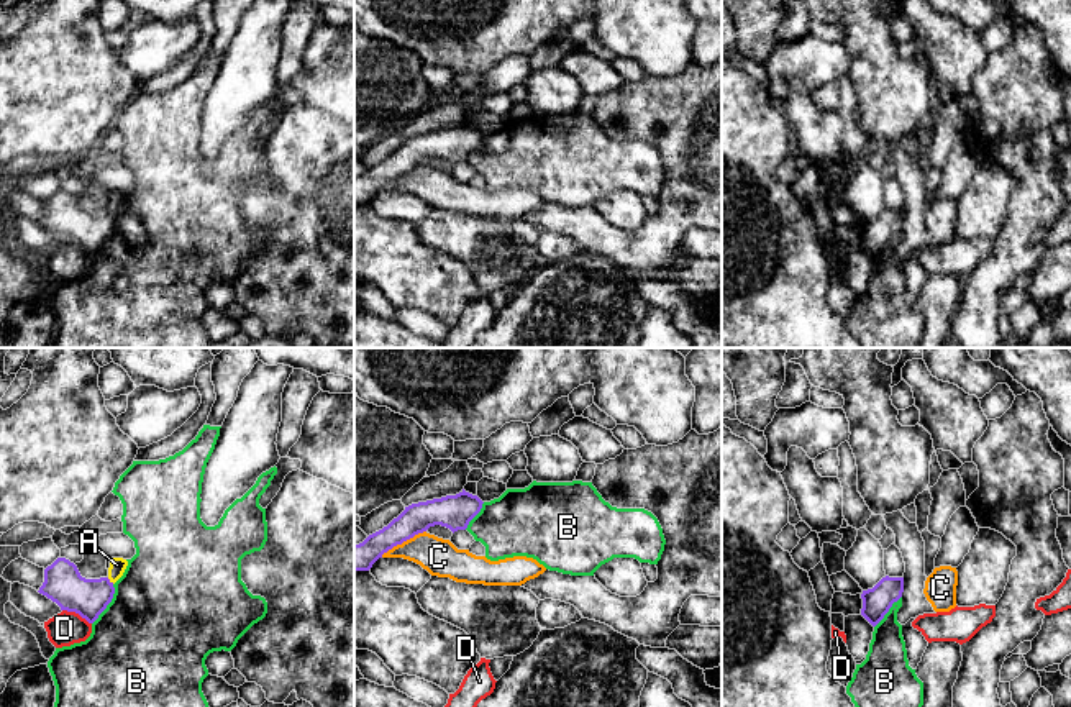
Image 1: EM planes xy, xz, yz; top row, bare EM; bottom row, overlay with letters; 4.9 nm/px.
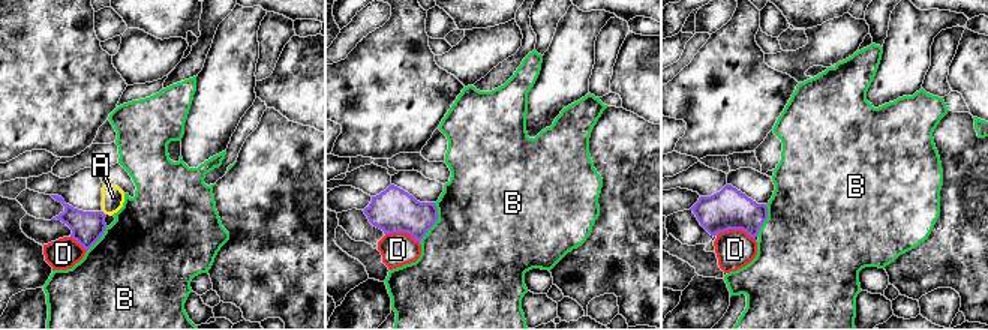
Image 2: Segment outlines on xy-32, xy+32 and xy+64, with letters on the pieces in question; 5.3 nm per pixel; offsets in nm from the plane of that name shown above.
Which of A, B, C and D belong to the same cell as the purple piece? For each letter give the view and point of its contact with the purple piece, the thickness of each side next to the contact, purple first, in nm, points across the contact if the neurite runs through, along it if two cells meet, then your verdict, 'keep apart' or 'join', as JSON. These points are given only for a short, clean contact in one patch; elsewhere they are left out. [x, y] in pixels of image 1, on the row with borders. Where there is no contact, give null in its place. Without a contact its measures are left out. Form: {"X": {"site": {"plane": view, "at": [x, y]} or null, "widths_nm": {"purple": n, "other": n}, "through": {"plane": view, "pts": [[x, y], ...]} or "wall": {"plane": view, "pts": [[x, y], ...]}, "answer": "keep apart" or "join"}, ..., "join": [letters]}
{"A": {"site": {"plane": "xy", "at": [109, 579]}, "widths_nm": {"purple": 190, "other": 80}, "through": {"plane": "xy", "pts": [[63, 583], [102, 586], [109, 579], [117, 565]]}, "answer": "join"}, "B": {"site": {"plane": "xy", "at": [109, 602]}, "widths_nm": {"purple": 190, "other": 500}, "answer": "keep apart"}, "C": {"site": {"plane": "xz", "at": [402, 542]}, "widths_nm": {"purple": 150, "other": 180}, "answer": "keep apart"}, "D": {"site": {"plane": "xy", "at": [77, 612]}, "widths_nm": {"purple": 190, "other": 160}, "answer": "keep apart"}, "join": ["A"]}

